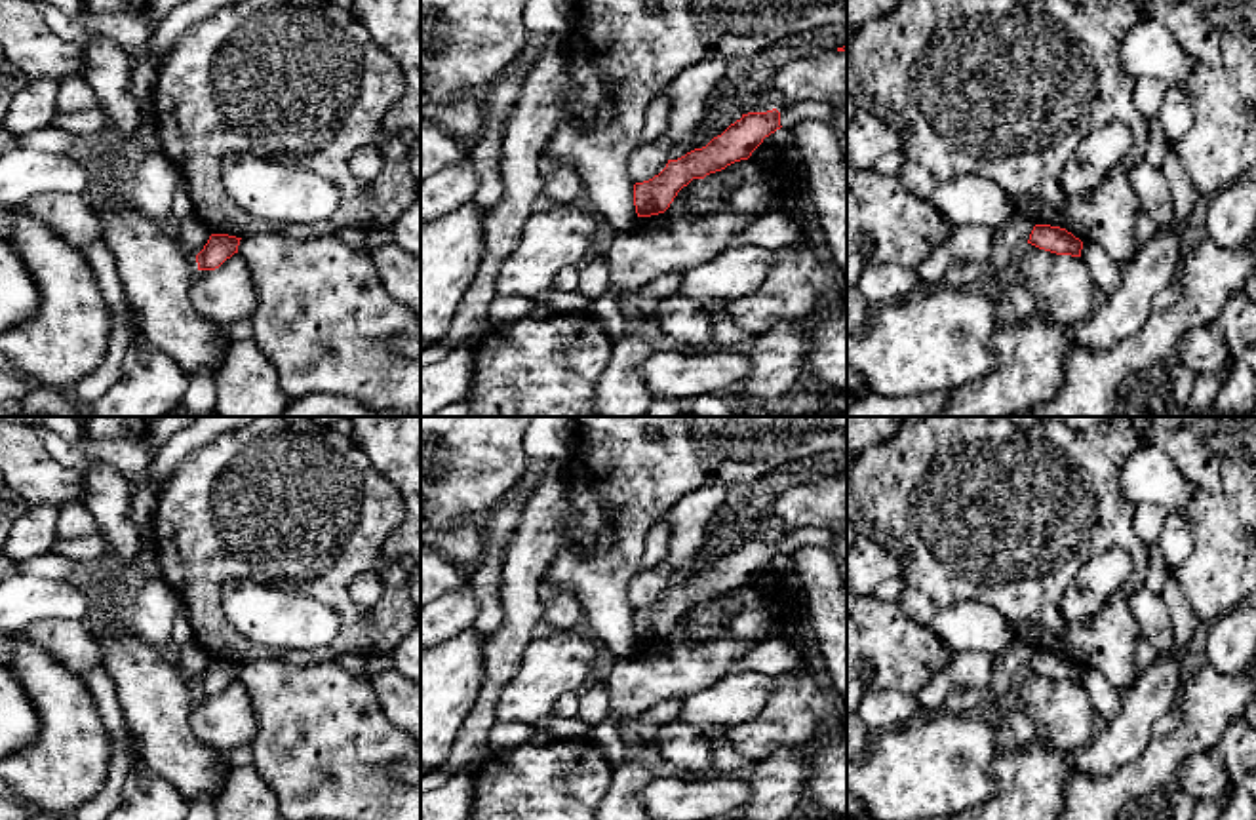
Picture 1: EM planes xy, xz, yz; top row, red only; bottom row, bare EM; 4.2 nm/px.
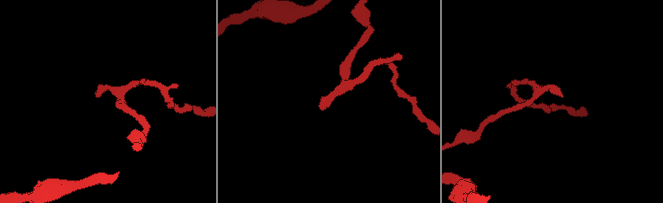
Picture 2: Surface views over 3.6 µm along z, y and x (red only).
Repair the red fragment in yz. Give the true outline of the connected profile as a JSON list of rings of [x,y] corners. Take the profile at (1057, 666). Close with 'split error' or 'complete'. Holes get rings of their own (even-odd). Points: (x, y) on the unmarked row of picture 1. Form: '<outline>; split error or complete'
[[[1035,651],[1028,670],[1056,681],[1071,681],[1071,683],[1081,683],[1083,675],[1083,668],[1079,664],[1075,664],[1066,654],[1050,651]]]; complete

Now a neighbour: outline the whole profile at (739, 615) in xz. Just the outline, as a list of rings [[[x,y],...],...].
[[[740,586],[719,597],[716,605],[698,605],[683,630],[681,641],[691,647],[721,639],[763,643],[782,634],[782,622],[773,622],[761,594]]]

